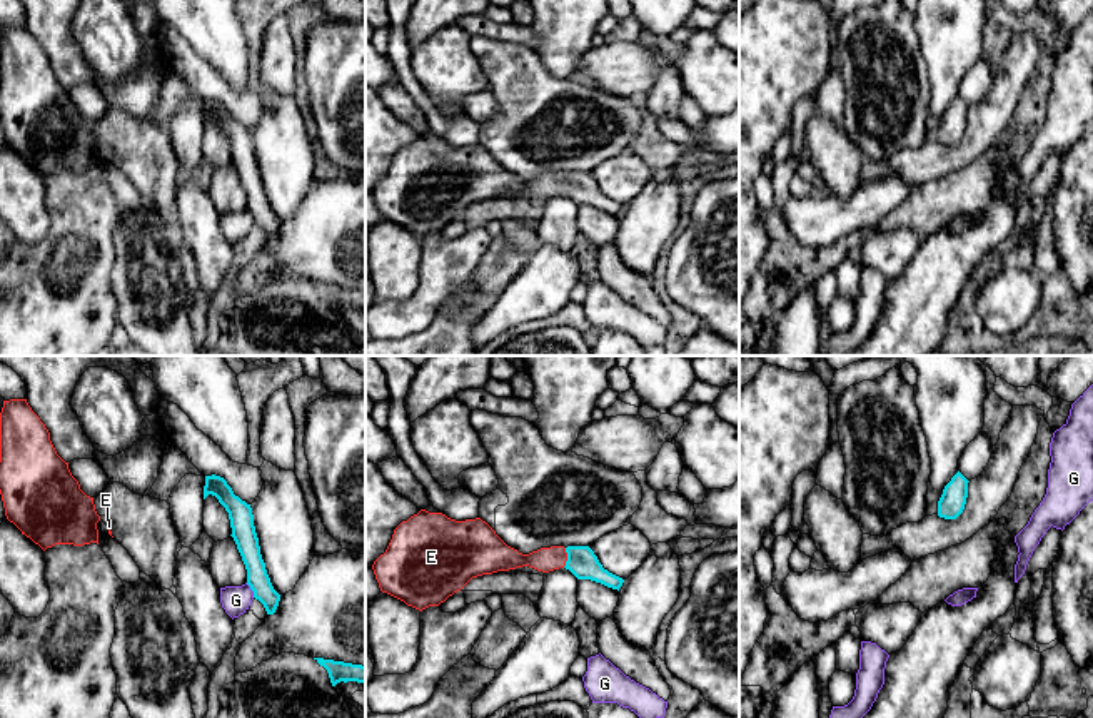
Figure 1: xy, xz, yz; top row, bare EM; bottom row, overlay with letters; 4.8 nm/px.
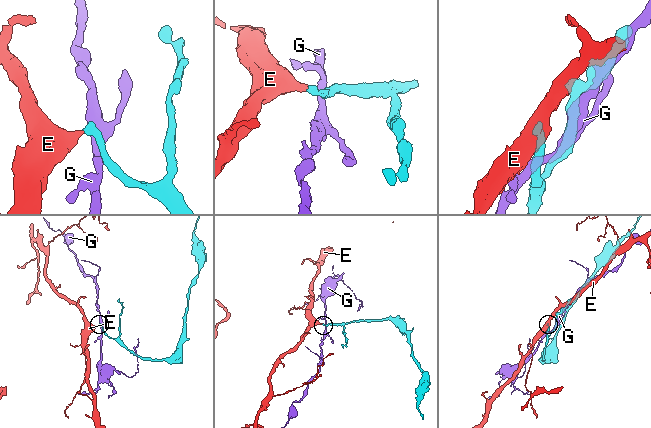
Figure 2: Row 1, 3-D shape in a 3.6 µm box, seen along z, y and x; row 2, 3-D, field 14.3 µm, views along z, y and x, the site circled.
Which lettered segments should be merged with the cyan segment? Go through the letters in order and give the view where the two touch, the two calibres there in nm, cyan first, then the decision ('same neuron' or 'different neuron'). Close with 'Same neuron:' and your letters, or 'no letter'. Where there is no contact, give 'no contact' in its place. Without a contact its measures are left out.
E: xz | 150/120 nm | same neuron
G: xy | 110/140 nm | different neuron
Same neuron: E

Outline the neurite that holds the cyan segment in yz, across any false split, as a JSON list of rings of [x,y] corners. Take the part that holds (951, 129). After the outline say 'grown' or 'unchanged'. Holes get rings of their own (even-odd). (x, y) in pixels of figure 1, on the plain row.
[[[960,97],[951,104],[938,127],[939,144],[956,145],[963,139],[968,124],[968,109]]] | unchanged

